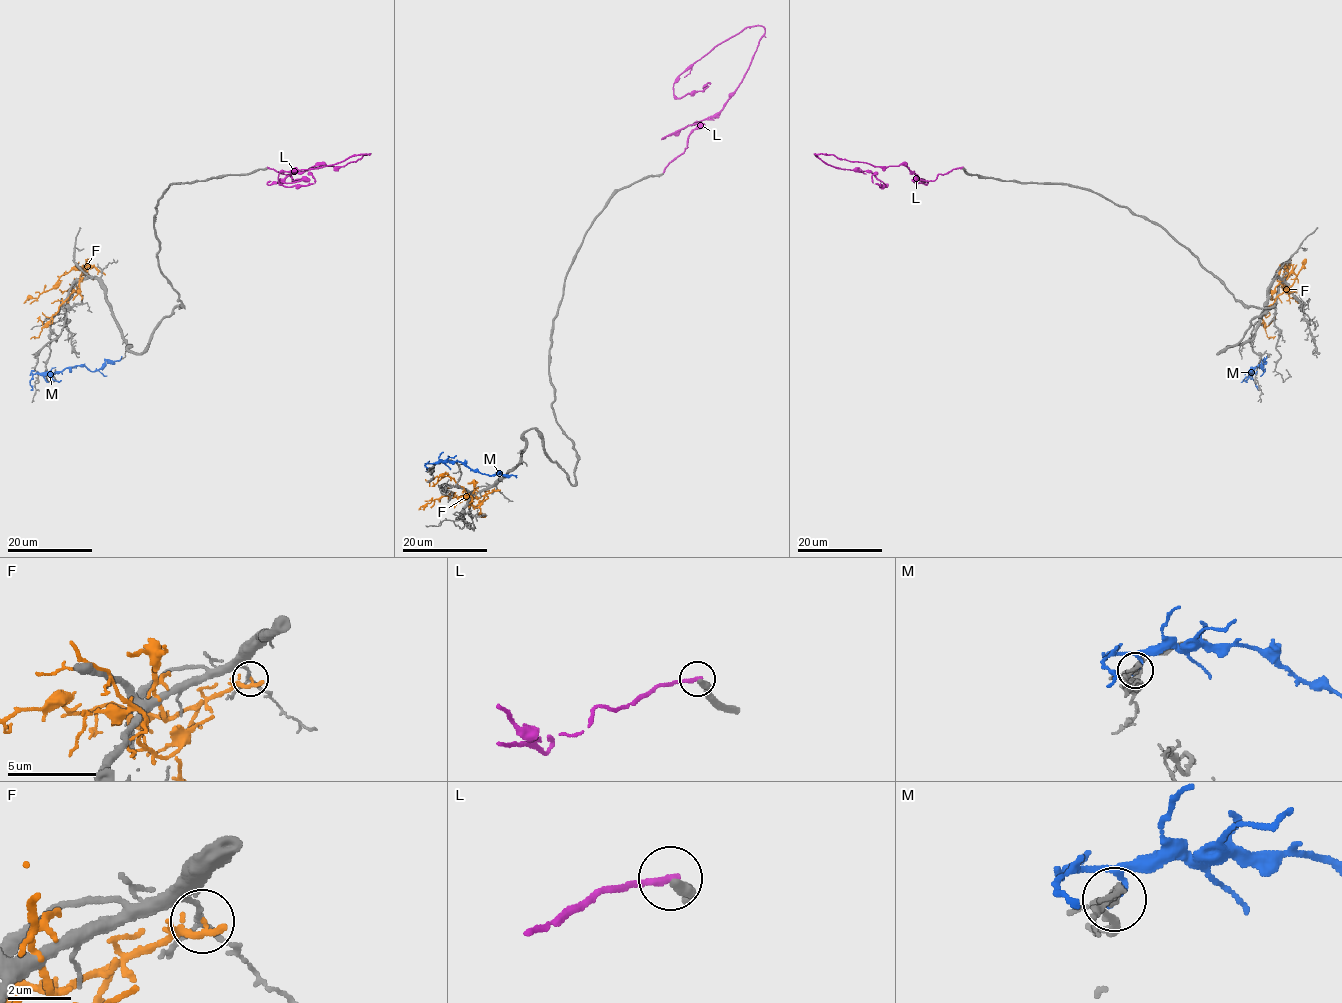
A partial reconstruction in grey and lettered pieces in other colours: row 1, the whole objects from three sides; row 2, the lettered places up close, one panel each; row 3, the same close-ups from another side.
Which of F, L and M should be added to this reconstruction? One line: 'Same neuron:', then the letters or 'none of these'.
Same neuron: none of these

